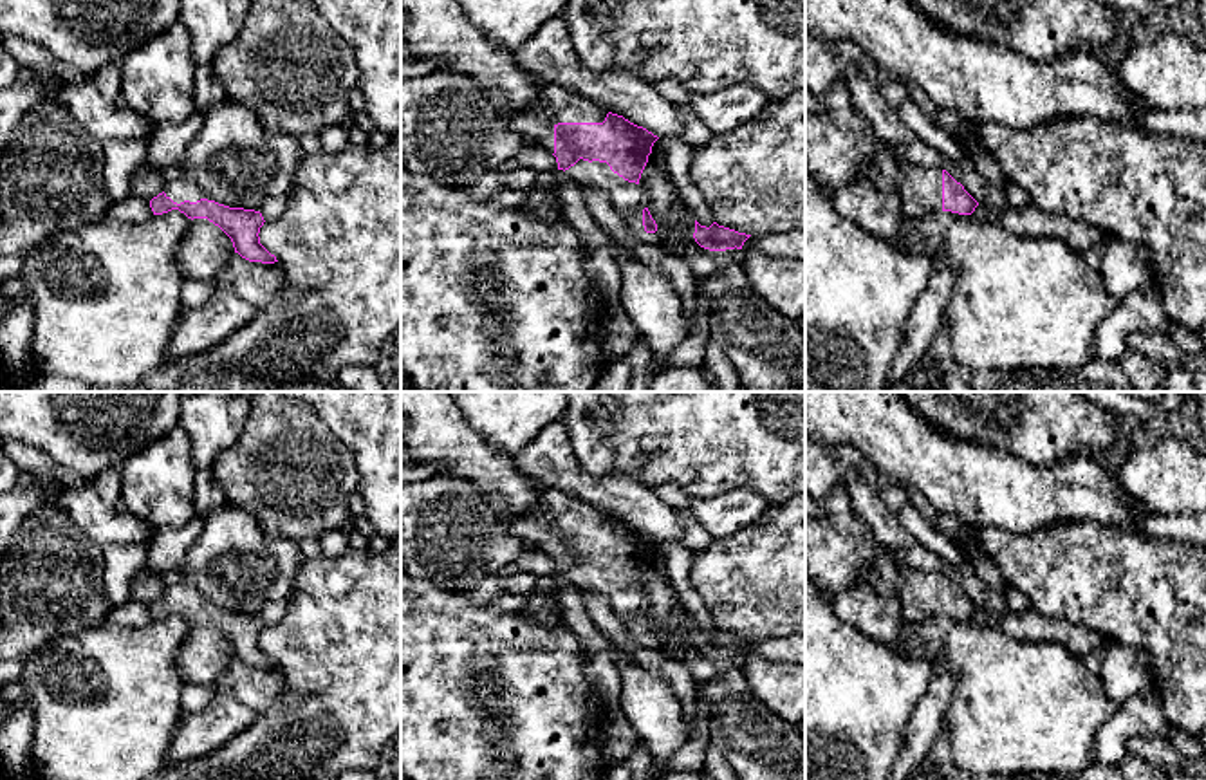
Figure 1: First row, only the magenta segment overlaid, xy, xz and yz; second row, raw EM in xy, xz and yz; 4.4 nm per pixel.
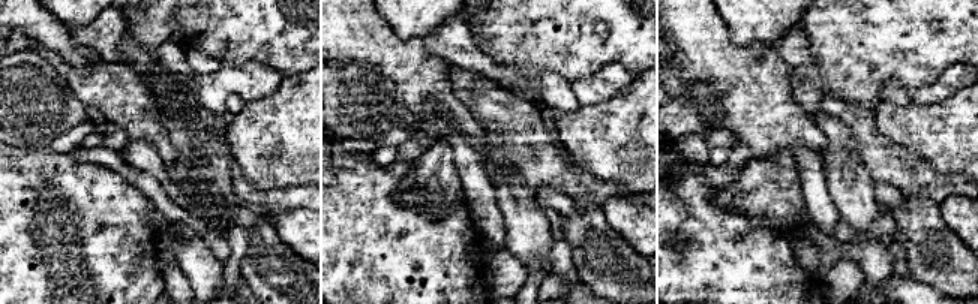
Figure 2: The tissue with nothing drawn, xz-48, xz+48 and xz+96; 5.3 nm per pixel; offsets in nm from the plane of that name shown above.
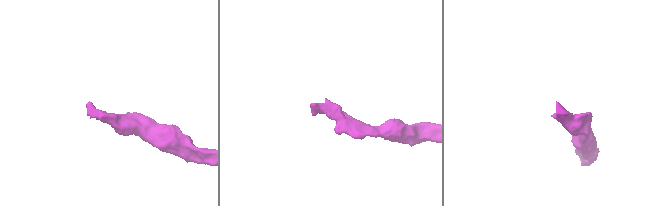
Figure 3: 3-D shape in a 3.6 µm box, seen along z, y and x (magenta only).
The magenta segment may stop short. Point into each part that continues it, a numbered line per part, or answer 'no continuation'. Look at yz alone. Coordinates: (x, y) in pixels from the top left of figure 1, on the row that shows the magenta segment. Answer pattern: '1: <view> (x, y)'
1: yz (921, 188)

